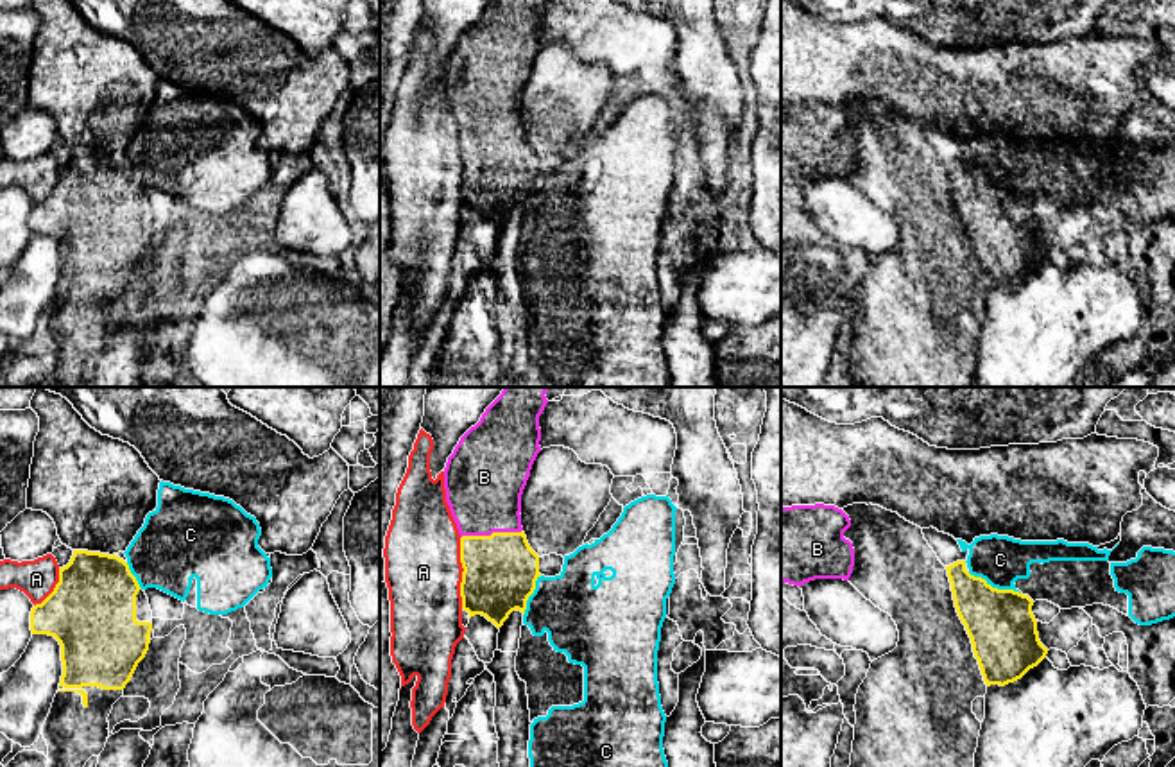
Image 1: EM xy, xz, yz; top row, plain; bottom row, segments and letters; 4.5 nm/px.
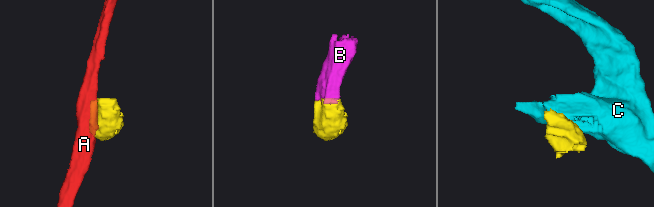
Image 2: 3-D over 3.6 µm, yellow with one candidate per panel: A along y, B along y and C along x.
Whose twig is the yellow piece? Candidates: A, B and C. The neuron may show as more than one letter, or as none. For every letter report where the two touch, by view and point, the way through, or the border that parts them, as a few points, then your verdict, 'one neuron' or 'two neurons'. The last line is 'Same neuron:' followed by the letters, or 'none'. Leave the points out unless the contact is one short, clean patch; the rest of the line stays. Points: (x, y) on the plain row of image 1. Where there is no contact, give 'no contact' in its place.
A: contact xz (463, 172); border xz (459, 137), (463, 206); two neurons
B: contact xz (493, 131); one neuron
C: contact yz (994, 187); border yz (968, 171), (984, 176), (993, 185), (1012, 187), (1020, 192); two neurons
Same neuron: B

